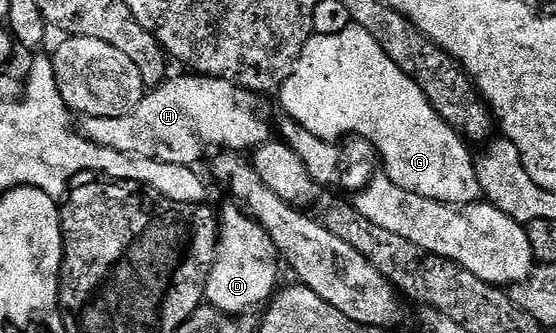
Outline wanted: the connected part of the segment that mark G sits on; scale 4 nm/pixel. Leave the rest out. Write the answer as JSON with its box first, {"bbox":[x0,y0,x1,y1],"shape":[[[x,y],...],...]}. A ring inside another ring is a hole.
{"bbox":[279,25,482,205],"shape":[[[350,25],[343,33],[309,36],[307,45],[287,81],[279,88],[286,116],[325,140],[341,141],[348,135],[361,135],[374,146],[386,174],[395,185],[436,203],[464,205],[482,198],[474,156],[469,156],[466,140],[439,117],[429,98],[414,79],[407,77],[364,29]]]}

